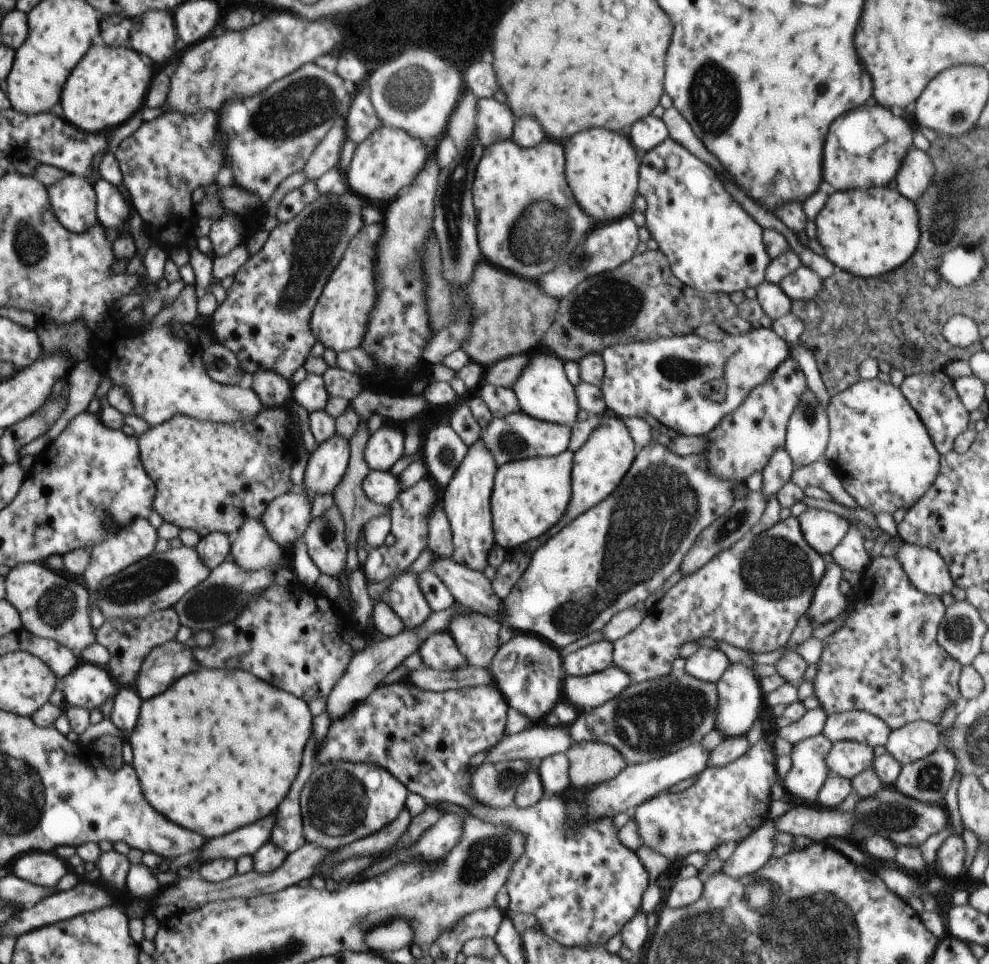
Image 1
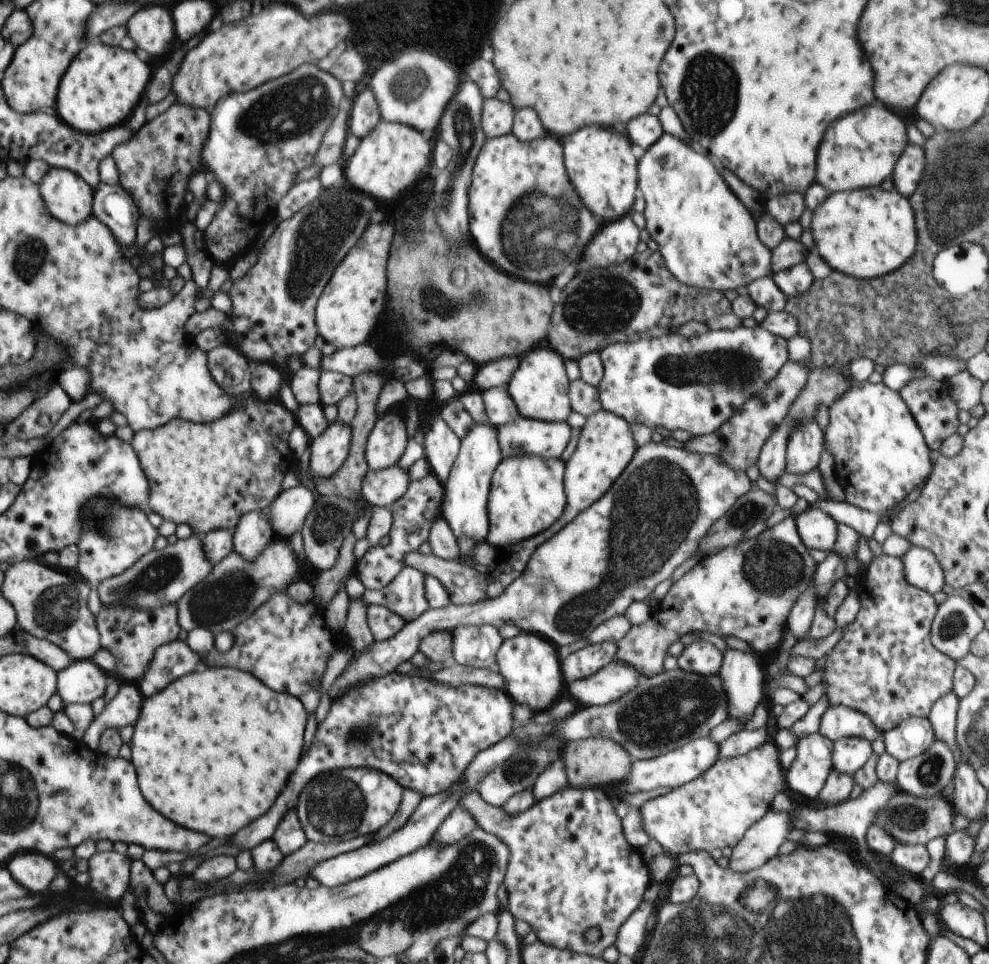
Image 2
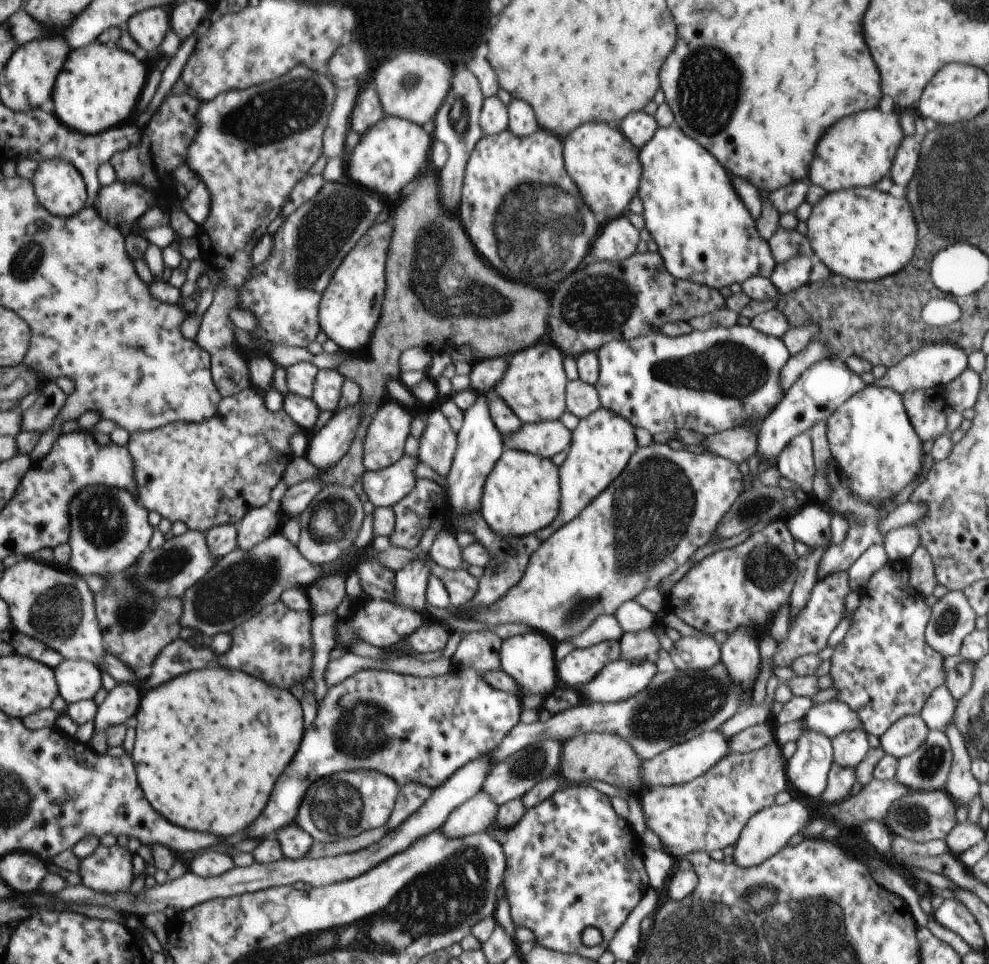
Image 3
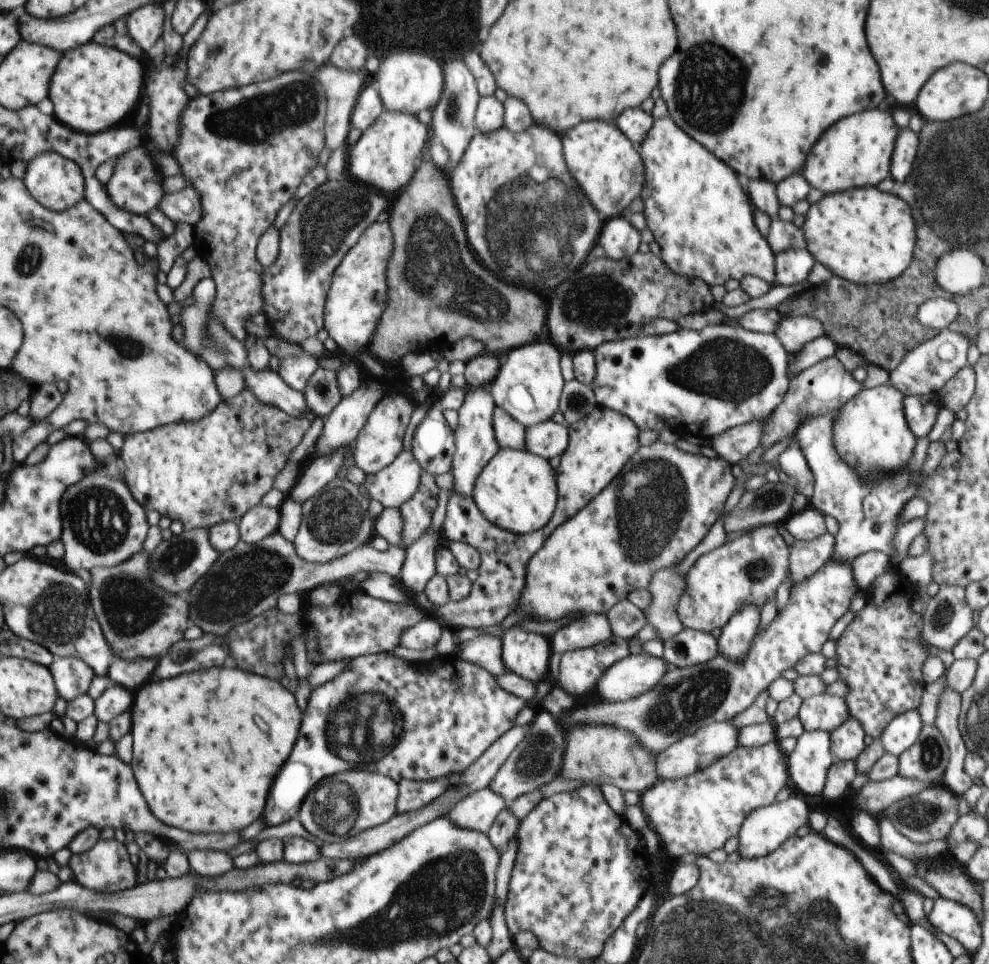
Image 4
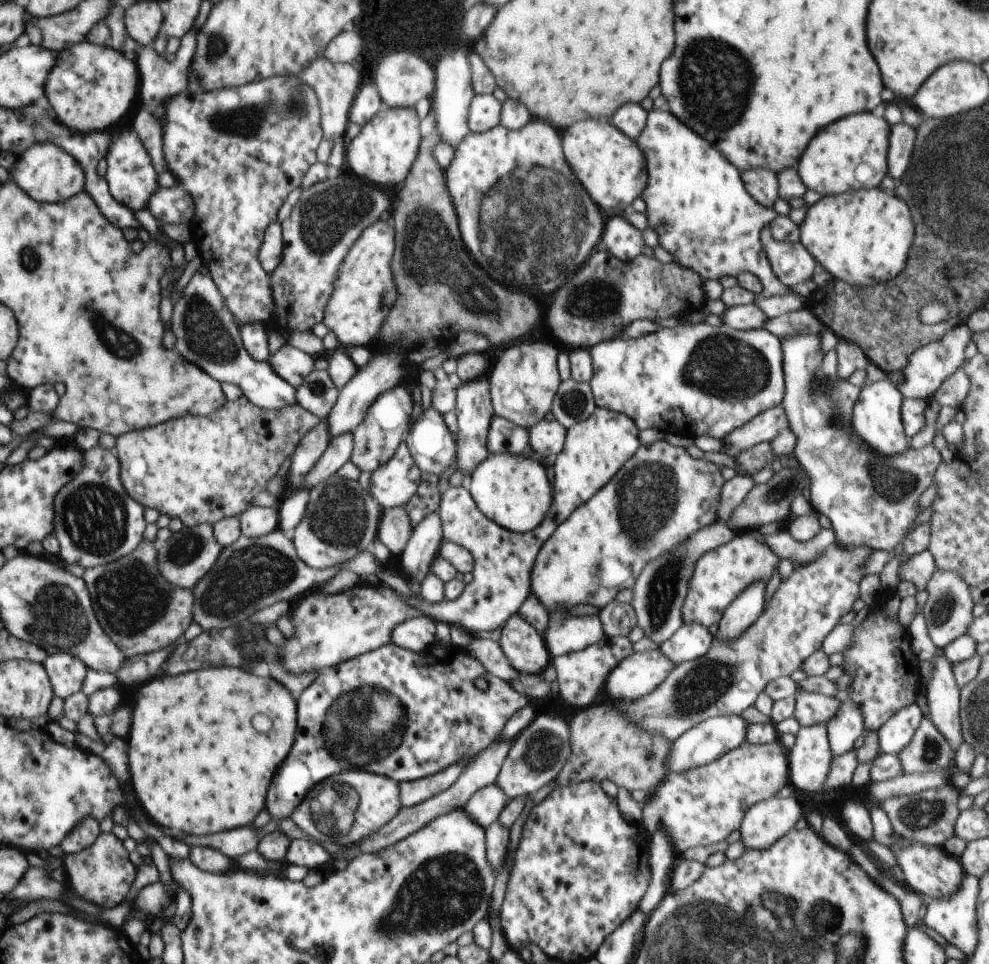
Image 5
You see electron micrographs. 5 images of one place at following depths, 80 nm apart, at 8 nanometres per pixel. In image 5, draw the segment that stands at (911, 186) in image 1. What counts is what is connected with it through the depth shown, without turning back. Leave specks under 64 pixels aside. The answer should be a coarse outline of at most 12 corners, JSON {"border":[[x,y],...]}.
{"border":[[891,126],[888,176],[903,178],[916,141],[916,129]]}

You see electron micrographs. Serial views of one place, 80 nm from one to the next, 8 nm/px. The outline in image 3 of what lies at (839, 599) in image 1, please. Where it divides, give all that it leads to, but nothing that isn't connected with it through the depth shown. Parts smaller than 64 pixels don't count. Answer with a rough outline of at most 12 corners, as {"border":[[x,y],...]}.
{"border":[[831,456],[826,509],[846,514],[842,544],[831,544],[818,578],[848,571],[872,544],[884,544],[878,522],[896,497],[864,502]]}

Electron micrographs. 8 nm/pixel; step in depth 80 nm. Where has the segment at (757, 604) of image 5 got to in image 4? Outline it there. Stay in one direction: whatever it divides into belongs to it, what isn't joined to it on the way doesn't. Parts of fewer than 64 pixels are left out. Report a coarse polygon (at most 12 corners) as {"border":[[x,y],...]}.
{"border":[[754,604],[742,606],[722,626],[719,654],[744,662],[761,619]]}

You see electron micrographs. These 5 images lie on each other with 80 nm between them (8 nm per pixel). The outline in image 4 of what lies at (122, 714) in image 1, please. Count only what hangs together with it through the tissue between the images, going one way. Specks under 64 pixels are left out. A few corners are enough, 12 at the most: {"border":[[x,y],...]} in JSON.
{"border":[[111,683],[94,700],[94,715],[110,723],[130,712],[133,690]]}

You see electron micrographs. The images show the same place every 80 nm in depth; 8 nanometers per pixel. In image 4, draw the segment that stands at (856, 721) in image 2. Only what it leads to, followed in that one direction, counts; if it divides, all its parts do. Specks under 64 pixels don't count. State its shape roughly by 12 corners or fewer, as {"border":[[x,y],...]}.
{"border":[[823,693],[804,698],[804,731],[830,733],[848,720],[844,699]]}

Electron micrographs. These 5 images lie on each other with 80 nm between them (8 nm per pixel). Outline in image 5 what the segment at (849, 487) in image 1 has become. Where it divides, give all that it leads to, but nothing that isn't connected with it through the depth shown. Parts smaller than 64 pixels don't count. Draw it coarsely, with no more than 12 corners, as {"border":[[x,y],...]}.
{"border":[[888,380],[862,386],[852,428],[874,452],[910,447]]}

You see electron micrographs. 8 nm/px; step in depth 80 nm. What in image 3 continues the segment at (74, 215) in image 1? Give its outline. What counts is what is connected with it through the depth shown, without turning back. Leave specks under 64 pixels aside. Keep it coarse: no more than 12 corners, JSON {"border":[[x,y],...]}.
{"border":[[42,160],[30,180],[39,202],[61,218],[91,203],[76,167]]}

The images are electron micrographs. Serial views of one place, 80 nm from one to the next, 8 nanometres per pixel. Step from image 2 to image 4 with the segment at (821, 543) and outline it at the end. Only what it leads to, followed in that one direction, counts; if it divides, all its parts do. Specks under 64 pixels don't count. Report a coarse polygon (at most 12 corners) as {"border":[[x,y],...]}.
{"border":[[809,505],[783,524],[794,539],[827,533],[824,515]]}

